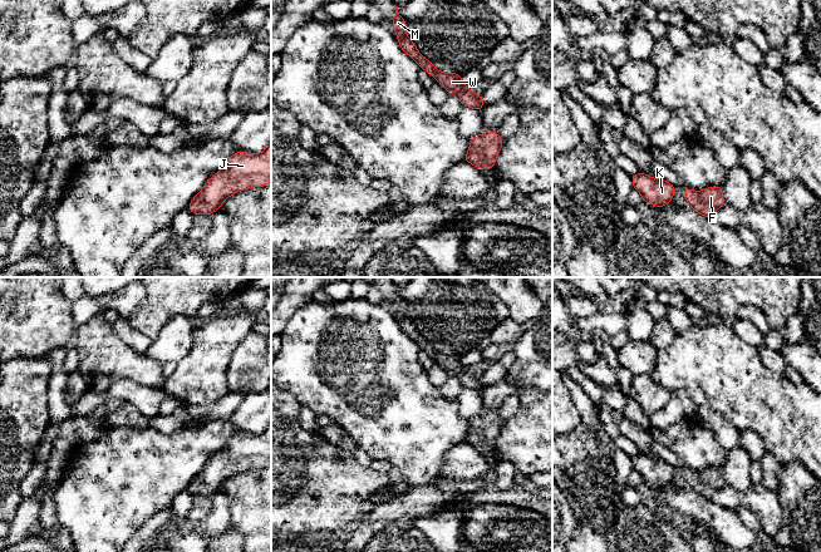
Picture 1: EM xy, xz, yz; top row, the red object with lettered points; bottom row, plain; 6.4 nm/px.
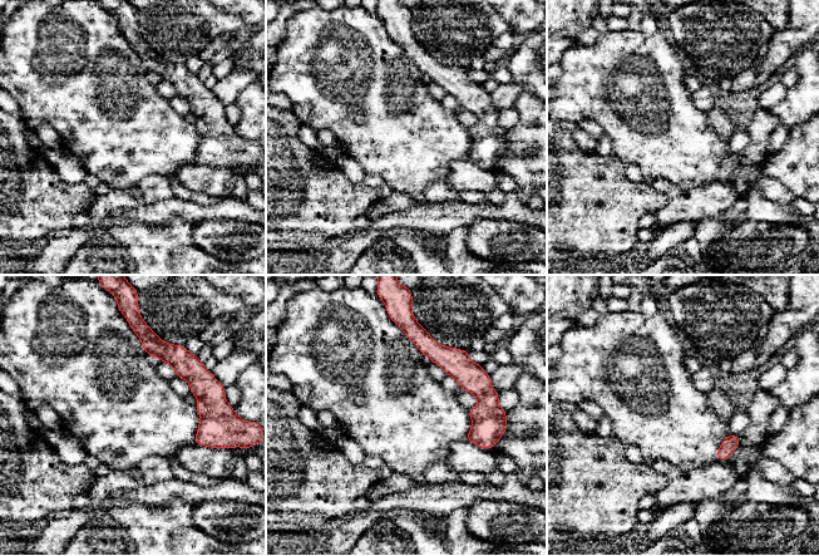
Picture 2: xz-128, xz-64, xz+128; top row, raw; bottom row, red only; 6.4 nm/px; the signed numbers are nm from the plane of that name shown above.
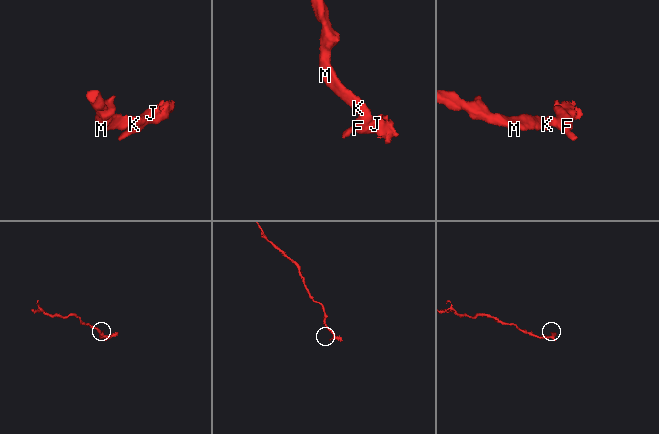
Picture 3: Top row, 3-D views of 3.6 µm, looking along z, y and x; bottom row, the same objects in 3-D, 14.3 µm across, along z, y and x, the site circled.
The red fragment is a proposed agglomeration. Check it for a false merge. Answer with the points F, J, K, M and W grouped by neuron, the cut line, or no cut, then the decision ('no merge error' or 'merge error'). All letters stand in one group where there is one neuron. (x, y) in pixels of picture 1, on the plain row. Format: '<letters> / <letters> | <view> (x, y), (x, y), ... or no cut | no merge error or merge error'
F J K M W | no cut | no merge error

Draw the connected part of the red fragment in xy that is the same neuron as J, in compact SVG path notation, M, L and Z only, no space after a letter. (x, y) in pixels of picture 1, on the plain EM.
M271 424L262 434L237 432L225 448L208 459L188 486L196 496L212 496L230 477L247 469L262 468L271 462Z

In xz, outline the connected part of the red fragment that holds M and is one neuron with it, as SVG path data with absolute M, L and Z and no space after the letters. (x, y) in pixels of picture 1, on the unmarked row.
M398 287L390 305L397 314L397 321L402 331L416 341L423 351L431 355L451 376L457 378L463 388L476 391L481 391L485 388L481 375L472 374L468 368L462 364L462 356L437 351L433 345L418 332L412 320L405 315L407 302L399 296Z

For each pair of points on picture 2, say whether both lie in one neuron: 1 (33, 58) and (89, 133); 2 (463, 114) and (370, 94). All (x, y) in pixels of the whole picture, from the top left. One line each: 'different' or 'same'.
1: same
2: different

